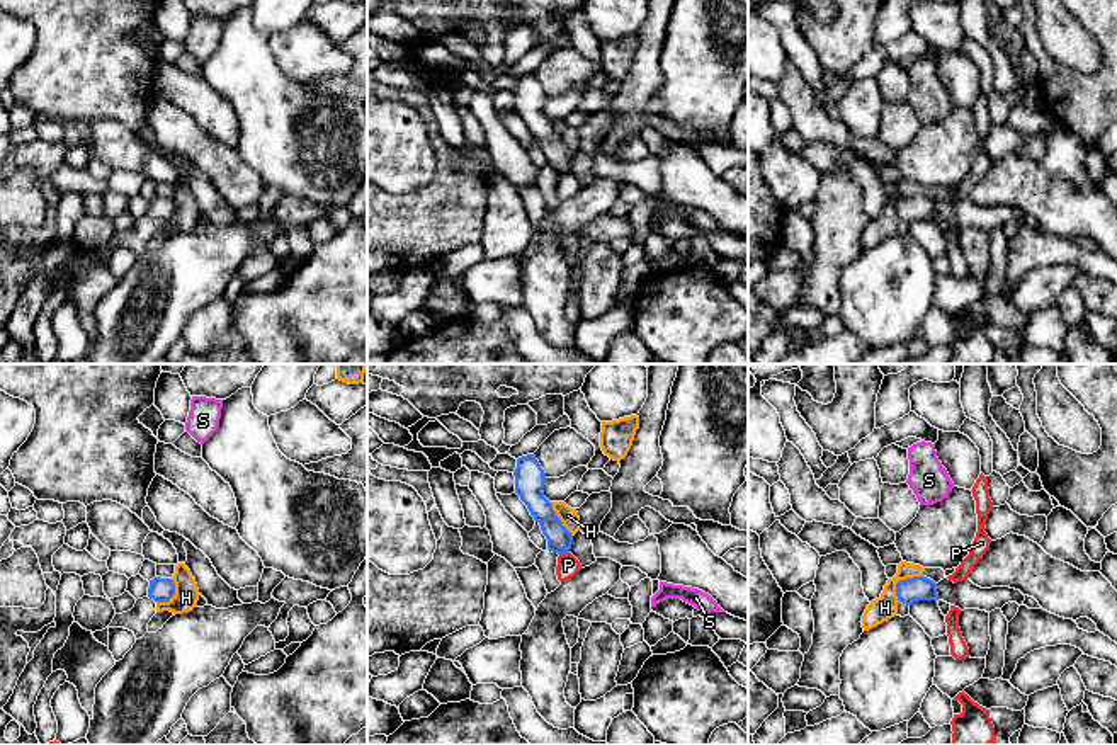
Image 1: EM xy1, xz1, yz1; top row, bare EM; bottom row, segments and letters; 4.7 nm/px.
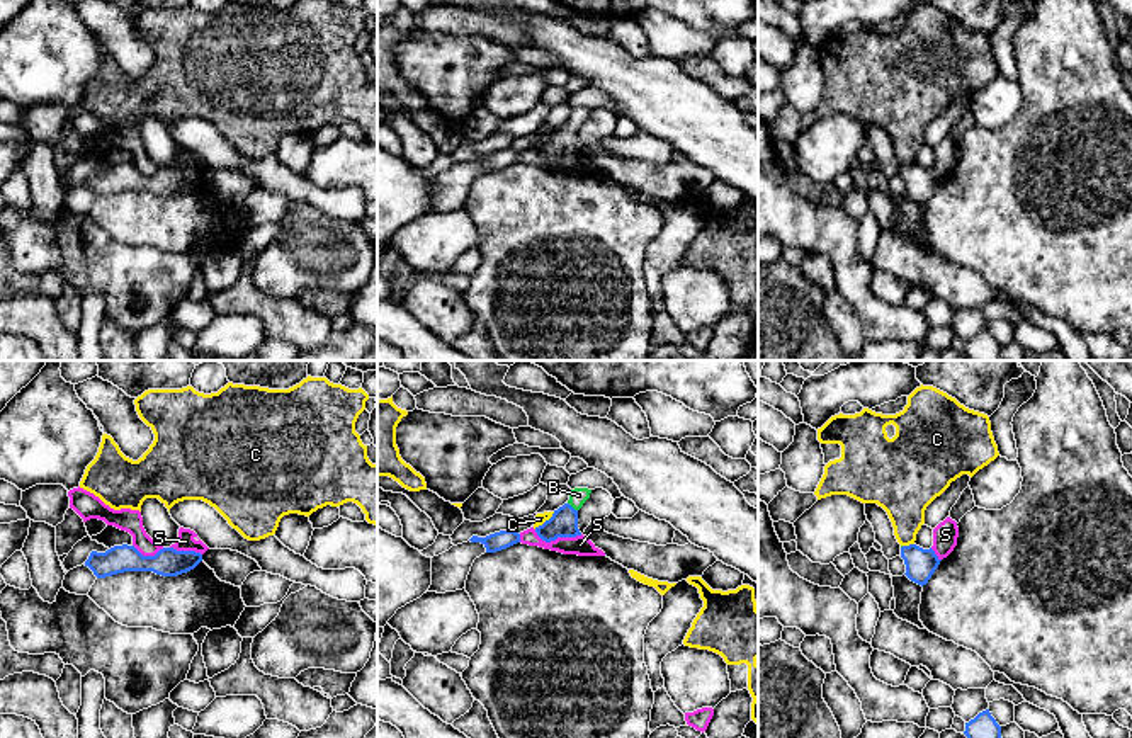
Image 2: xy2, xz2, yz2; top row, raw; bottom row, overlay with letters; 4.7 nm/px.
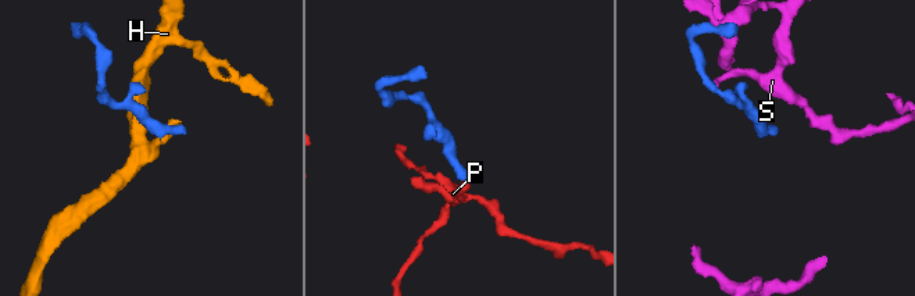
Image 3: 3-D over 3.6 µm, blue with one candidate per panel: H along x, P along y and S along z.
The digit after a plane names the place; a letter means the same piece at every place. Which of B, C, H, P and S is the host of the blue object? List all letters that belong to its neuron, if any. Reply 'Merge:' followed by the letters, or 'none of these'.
Merge: B

